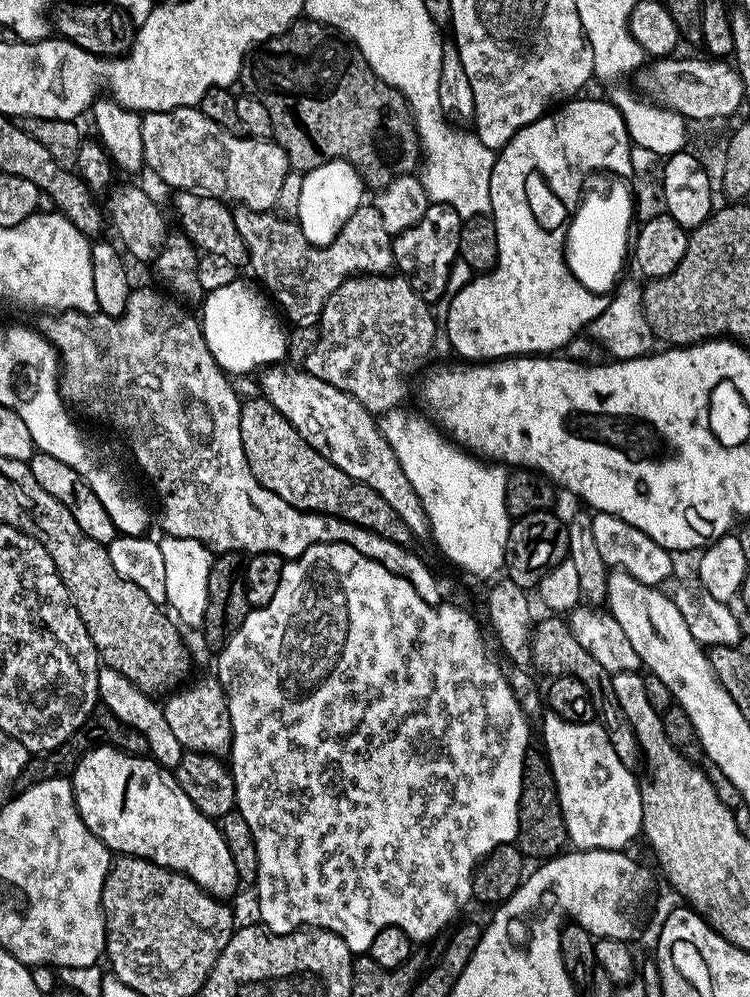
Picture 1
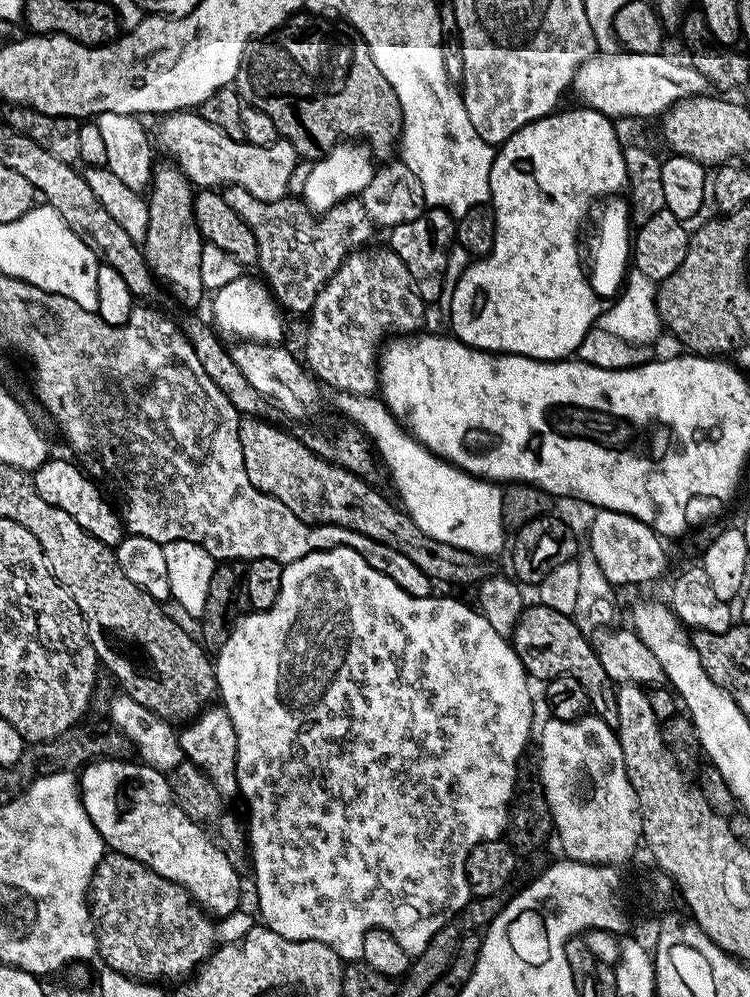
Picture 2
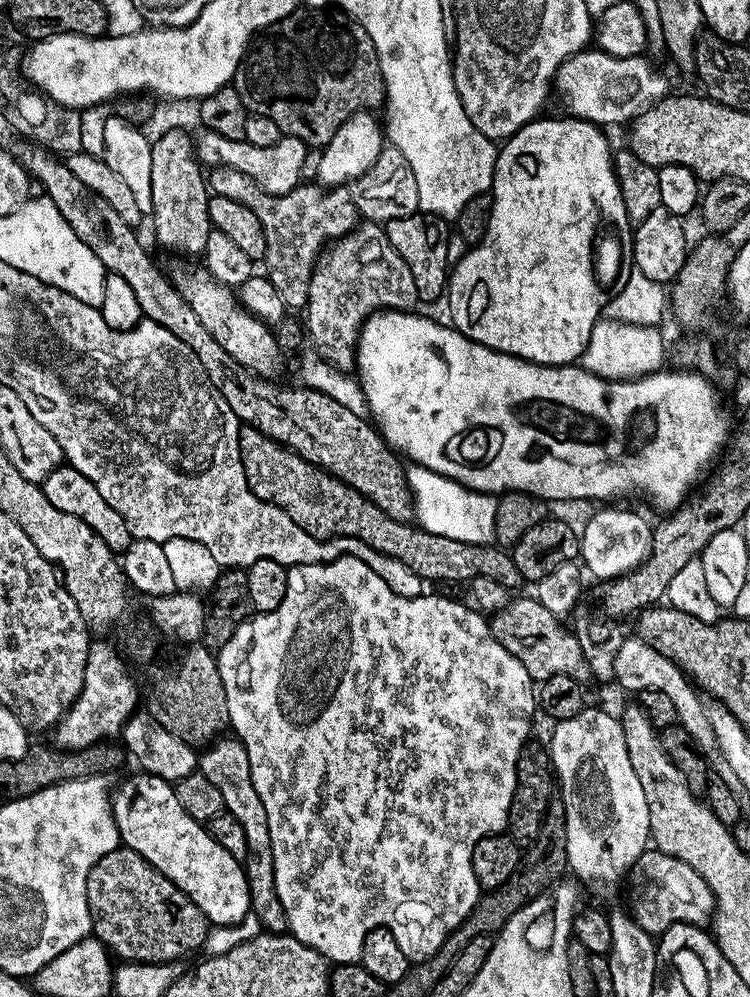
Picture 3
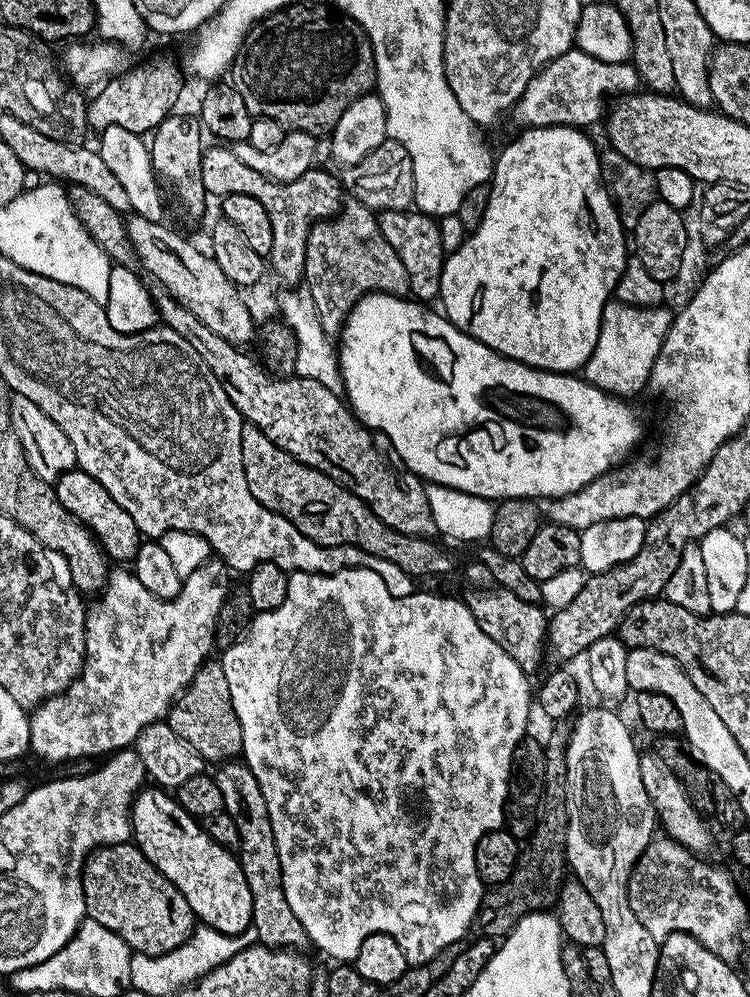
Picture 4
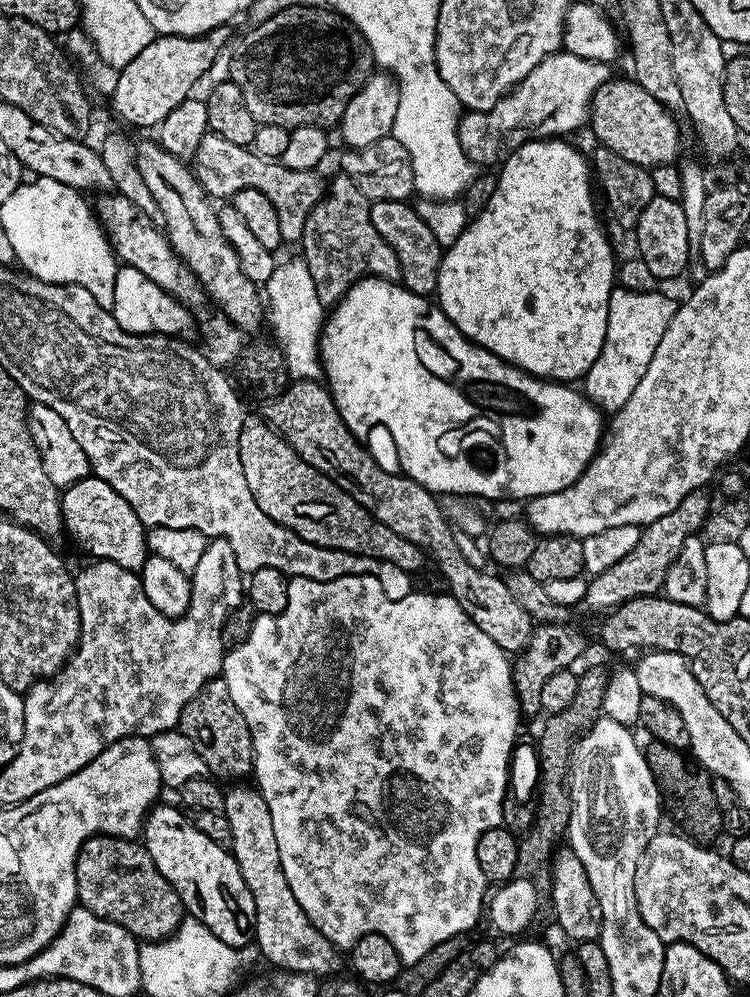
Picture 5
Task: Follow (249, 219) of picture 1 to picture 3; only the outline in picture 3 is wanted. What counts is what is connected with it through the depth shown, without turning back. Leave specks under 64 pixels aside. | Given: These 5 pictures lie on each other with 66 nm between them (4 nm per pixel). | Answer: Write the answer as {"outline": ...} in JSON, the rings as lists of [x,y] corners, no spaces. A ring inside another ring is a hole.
{"outline":[[[219,166],[213,167],[206,179],[207,187],[215,195],[234,198],[234,202],[242,202],[242,206],[250,206],[250,210],[258,214],[258,222],[262,222],[262,230],[266,230],[266,254],[262,264],[268,267],[267,278],[274,290],[278,290],[285,309],[303,309],[308,303],[312,271],[326,245],[345,236],[358,223],[351,187],[332,186],[325,190],[319,183],[302,182],[284,196],[271,196],[246,174]]]}

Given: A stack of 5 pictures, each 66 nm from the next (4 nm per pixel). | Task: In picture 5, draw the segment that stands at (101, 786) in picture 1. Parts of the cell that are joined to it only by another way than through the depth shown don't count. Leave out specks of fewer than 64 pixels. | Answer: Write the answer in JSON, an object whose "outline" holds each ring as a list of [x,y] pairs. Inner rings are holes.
{"outline":[[[163,802],[157,803],[144,818],[142,843],[145,850],[154,858],[160,873],[170,882],[170,886],[178,894],[184,911],[191,919],[202,922],[214,934],[214,938],[222,938],[226,946],[247,948],[253,943],[256,926],[256,911],[254,898],[242,878],[242,870],[238,870],[238,862],[232,857],[231,851],[225,845],[214,842],[196,828],[191,819],[188,820],[176,808],[171,808]]]}

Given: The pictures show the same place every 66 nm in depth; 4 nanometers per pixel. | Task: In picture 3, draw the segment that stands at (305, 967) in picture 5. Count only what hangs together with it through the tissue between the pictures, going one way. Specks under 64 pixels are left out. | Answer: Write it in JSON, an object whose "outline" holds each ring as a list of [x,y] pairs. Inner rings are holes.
{"outline":[[[224,734],[212,741],[199,753],[198,771],[222,793],[224,807],[227,812],[238,818],[242,831],[246,833],[248,858],[248,889],[252,895],[251,911],[260,919],[261,929],[272,934],[285,931],[286,921],[280,900],[276,896],[276,883],[272,874],[272,847],[270,846],[270,826],[266,822],[266,806],[262,806],[262,798],[258,798],[258,790],[254,790],[254,782],[250,778],[250,758],[246,754],[246,746],[235,735]]]}

